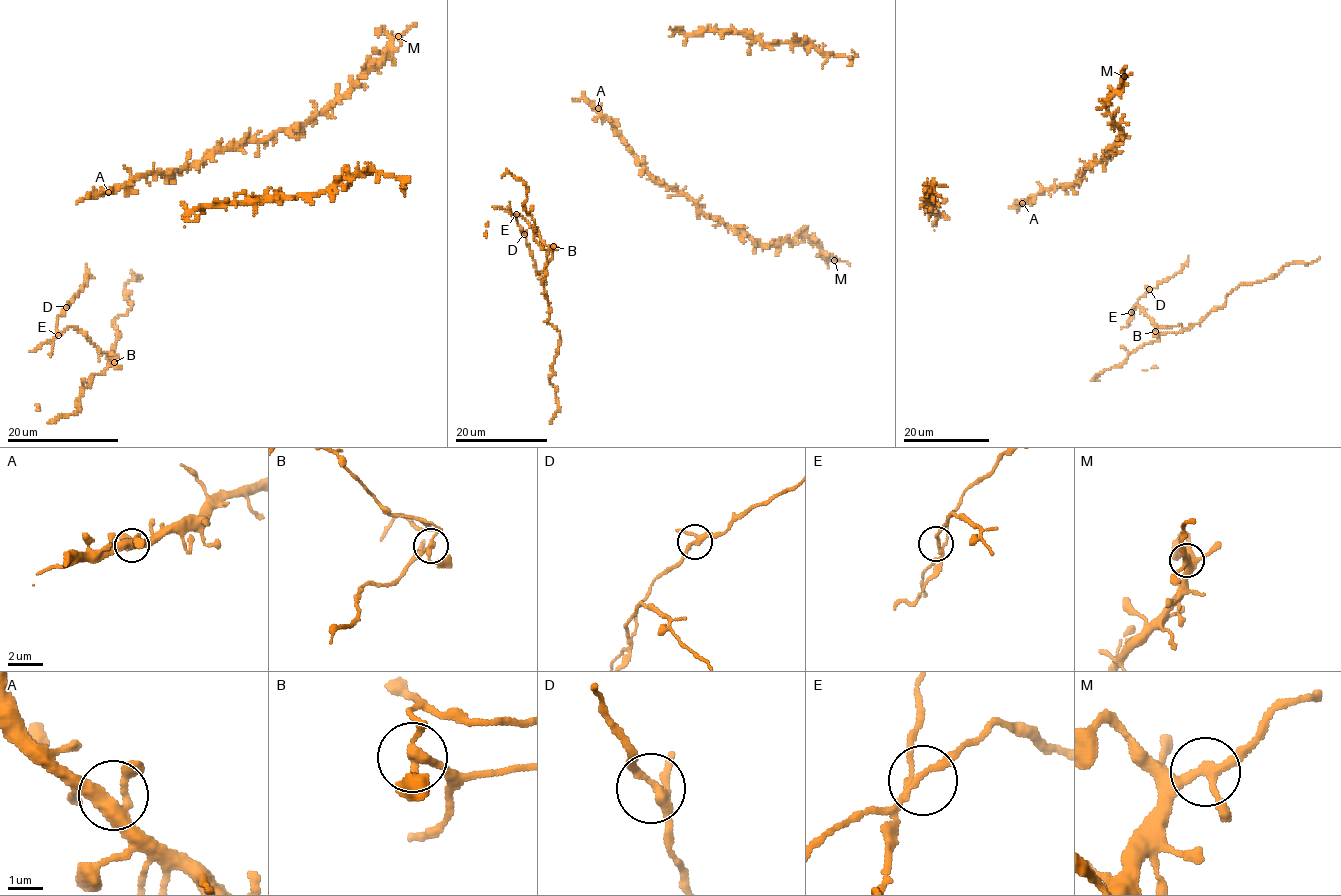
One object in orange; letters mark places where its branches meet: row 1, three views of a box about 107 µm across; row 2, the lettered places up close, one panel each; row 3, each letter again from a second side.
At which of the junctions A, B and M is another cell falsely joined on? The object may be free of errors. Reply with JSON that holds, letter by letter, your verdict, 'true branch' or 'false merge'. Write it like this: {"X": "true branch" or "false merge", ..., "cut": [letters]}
{"A": "true branch", "B": "false merge", "M": "true branch", "cut": ["B"]}

